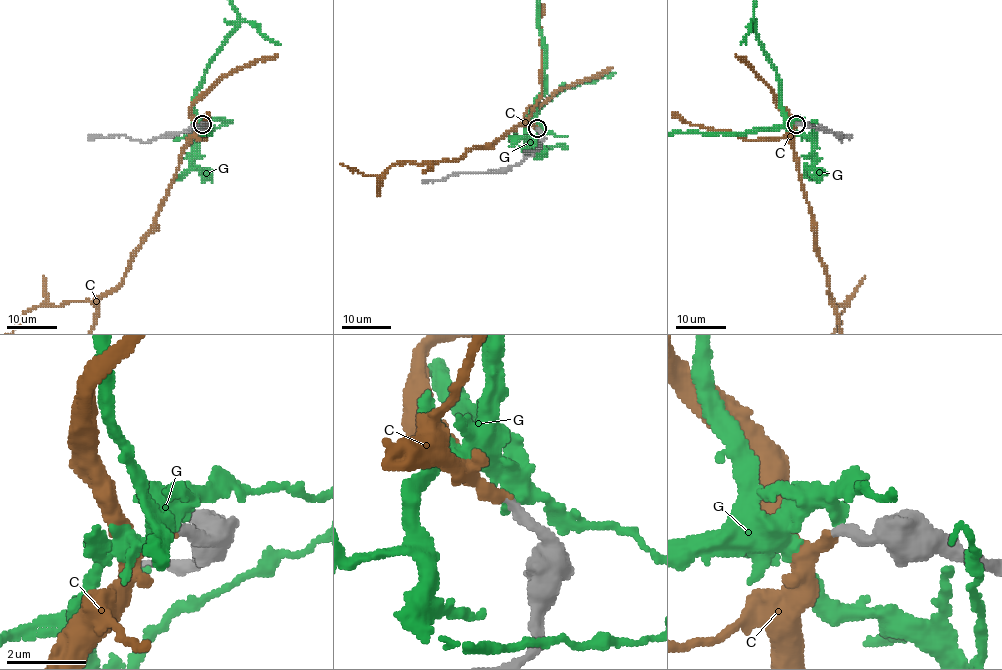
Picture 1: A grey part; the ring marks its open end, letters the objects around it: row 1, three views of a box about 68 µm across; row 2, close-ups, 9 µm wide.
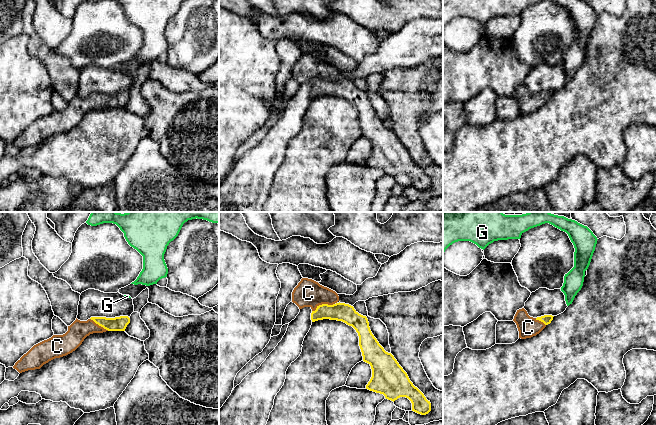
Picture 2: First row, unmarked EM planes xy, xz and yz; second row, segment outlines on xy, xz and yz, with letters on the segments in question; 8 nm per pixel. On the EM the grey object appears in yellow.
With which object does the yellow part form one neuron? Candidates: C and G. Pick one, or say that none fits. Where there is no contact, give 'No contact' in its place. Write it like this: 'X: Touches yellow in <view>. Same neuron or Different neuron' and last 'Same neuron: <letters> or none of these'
C: Touches yellow in xz. Same neuron
G: No contact. Different neuron
Same neuron: C

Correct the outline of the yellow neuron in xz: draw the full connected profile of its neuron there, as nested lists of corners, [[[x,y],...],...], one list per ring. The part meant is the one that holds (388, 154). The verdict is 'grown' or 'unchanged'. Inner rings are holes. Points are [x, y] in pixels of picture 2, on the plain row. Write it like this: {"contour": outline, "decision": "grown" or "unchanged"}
{"contour": [[[302,54],[292,68],[292,78],[299,85],[310,83],[312,98],[337,96],[356,106],[363,137],[372,145],[372,153],[366,165],[383,170],[393,178],[400,173],[406,173],[412,179],[412,187],[418,190],[426,191],[431,187],[430,177],[413,161],[394,132],[386,128],[374,113],[367,93],[359,90],[353,82],[340,79],[335,67],[312,55]]], "decision": "grown"}

